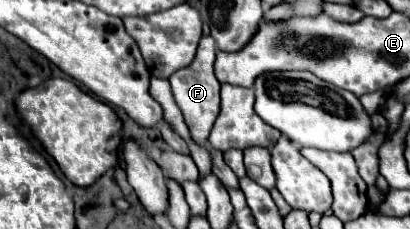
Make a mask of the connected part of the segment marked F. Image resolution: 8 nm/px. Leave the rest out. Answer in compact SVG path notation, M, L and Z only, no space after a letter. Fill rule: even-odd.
M205 36L201 42L199 42L199 48L197 48L197 54L193 58L193 62L189 66L185 66L183 70L175 72L169 82L171 82L171 90L173 90L173 96L175 96L175 102L177 106L183 110L183 116L185 116L185 122L191 130L191 136L193 140L199 144L199 146L207 146L207 136L209 136L209 130L219 114L219 80L215 78L213 74L213 64L215 64L215 42L211 36Z

